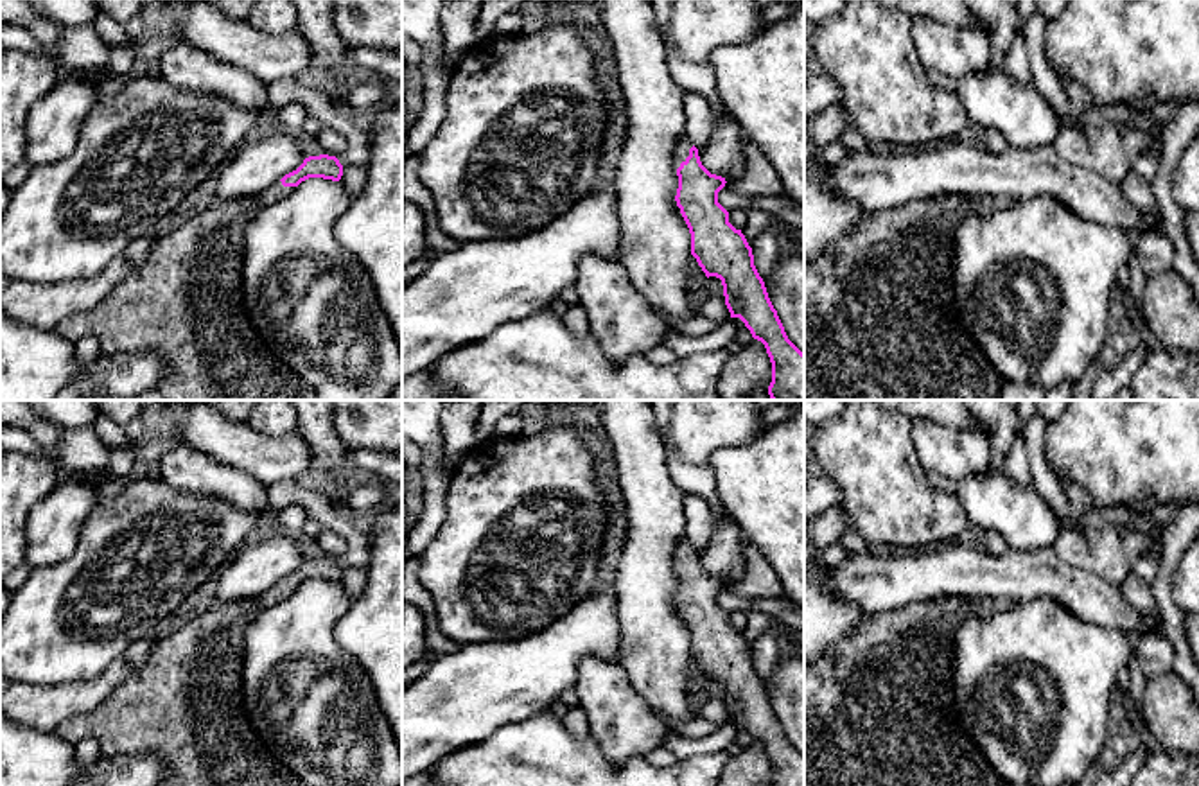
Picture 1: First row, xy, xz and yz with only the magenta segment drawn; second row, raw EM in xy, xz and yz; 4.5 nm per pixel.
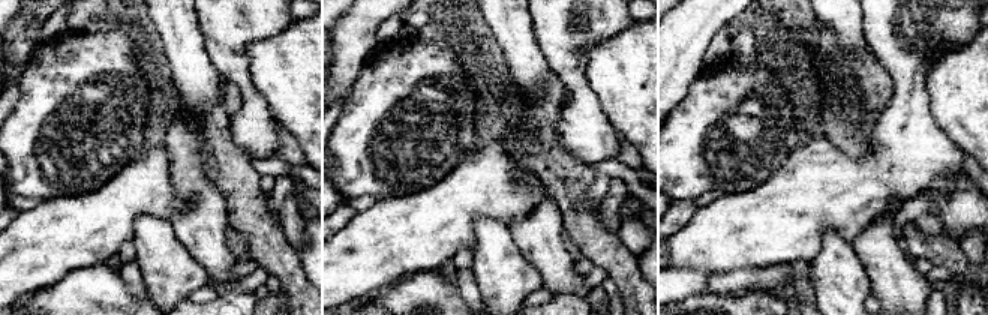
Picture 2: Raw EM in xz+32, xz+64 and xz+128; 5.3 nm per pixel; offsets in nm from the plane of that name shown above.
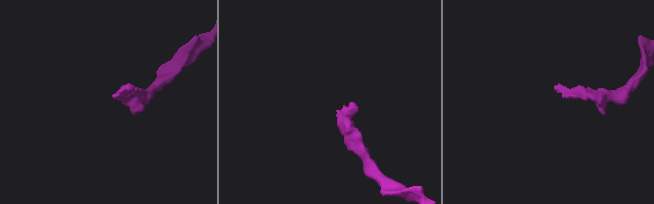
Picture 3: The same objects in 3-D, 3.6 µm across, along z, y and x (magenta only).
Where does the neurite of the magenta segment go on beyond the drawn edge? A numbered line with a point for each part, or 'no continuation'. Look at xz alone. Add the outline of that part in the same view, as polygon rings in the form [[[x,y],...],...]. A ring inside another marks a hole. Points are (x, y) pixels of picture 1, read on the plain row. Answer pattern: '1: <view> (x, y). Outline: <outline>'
1: xz (681, 555). Outline: [[[684,537],[673,553],[675,571],[678,571],[682,563],[686,563],[691,549],[693,549],[693,544]]]

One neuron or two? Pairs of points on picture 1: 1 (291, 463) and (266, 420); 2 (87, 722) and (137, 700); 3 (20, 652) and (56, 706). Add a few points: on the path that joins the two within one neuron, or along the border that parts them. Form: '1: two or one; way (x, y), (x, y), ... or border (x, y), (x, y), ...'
1: two; border (246, 422), (271, 436), (284, 436), (297, 429)
2: one; way (99, 722), (115, 722), (124, 713)
3: two; border (81, 679), (56, 684), (18, 682)

